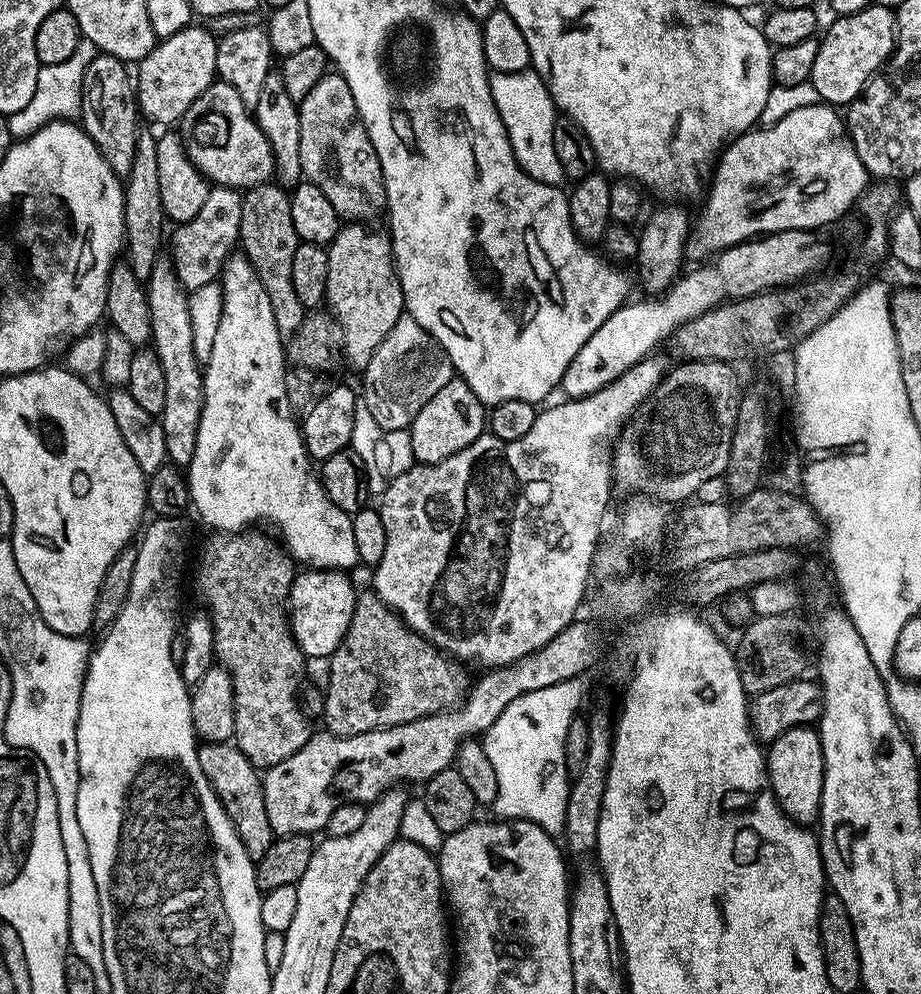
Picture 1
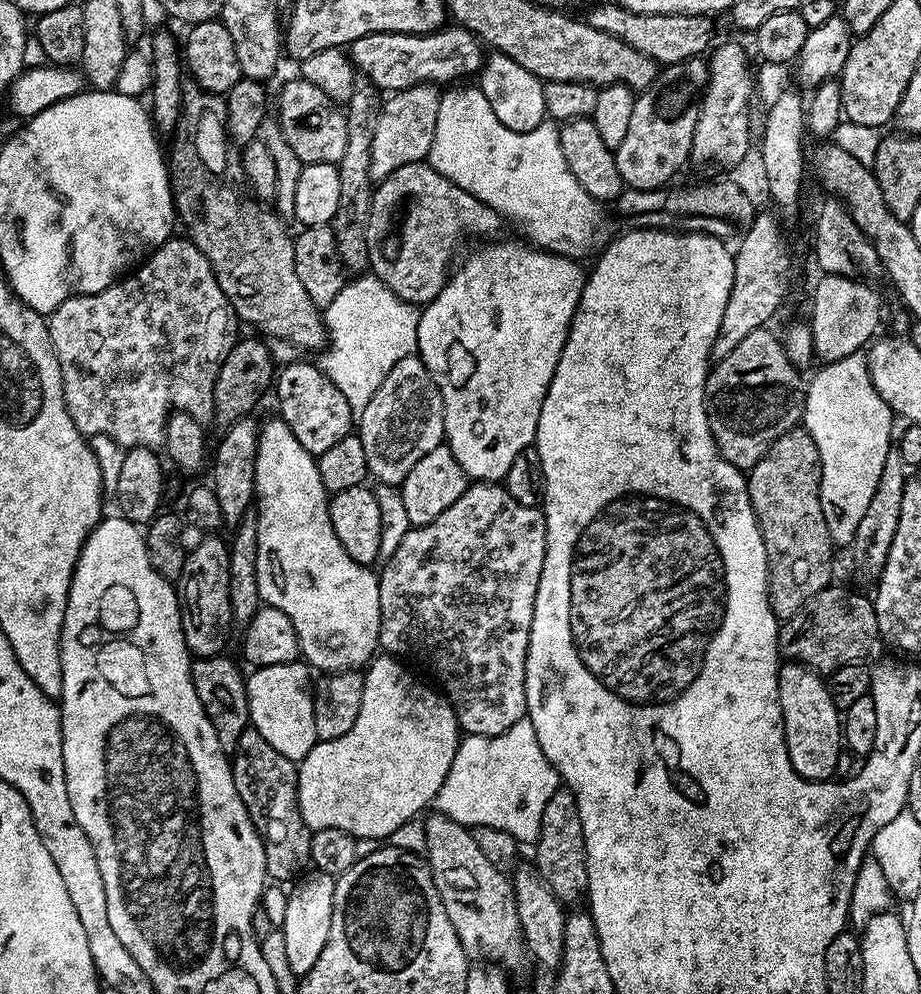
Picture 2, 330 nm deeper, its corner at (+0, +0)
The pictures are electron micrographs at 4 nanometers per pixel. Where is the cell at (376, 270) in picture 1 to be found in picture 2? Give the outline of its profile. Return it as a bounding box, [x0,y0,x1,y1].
[366,160,502,306]

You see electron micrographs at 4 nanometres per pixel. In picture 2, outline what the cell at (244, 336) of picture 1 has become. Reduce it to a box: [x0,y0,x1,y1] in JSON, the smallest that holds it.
[254,418,380,674]

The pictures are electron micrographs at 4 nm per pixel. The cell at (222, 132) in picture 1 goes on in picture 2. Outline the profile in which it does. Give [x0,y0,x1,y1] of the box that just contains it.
[278,78,348,165]

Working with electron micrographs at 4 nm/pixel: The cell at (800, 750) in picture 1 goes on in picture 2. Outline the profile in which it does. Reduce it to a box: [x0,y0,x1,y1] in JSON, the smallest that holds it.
[779,662,842,780]

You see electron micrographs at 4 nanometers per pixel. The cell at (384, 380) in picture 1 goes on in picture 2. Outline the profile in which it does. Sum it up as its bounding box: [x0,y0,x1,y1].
[358,355,444,486]

